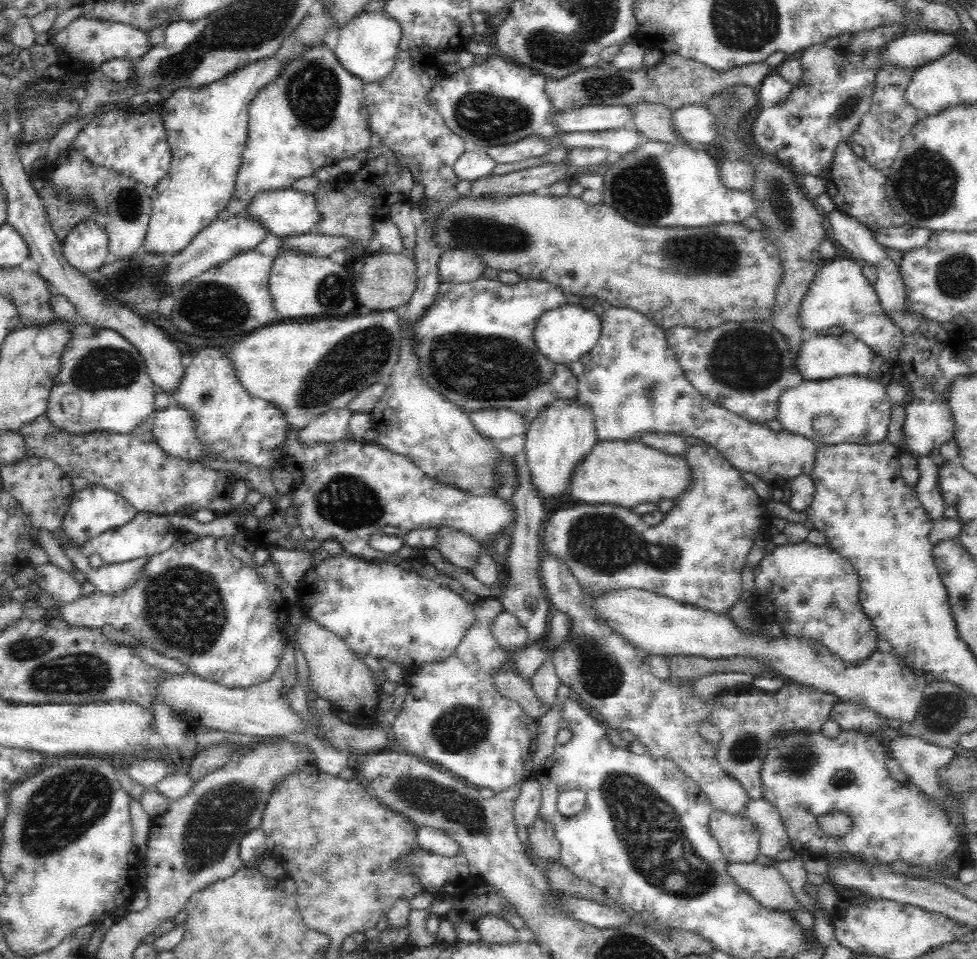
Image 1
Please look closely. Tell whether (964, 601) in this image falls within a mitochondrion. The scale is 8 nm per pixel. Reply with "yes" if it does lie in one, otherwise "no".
yes

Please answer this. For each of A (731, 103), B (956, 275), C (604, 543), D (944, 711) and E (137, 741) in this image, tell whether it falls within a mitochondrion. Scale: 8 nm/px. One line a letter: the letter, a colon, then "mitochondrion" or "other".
A: mitochondrion
B: mitochondrion
C: mitochondrion
D: mitochondrion
E: other

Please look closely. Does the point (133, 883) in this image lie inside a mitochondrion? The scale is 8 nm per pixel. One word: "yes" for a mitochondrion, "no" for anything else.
no

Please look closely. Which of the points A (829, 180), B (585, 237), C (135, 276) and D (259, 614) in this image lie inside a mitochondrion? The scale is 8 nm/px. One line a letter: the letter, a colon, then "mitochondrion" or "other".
A: other
B: other
C: mitochondrion
D: other

